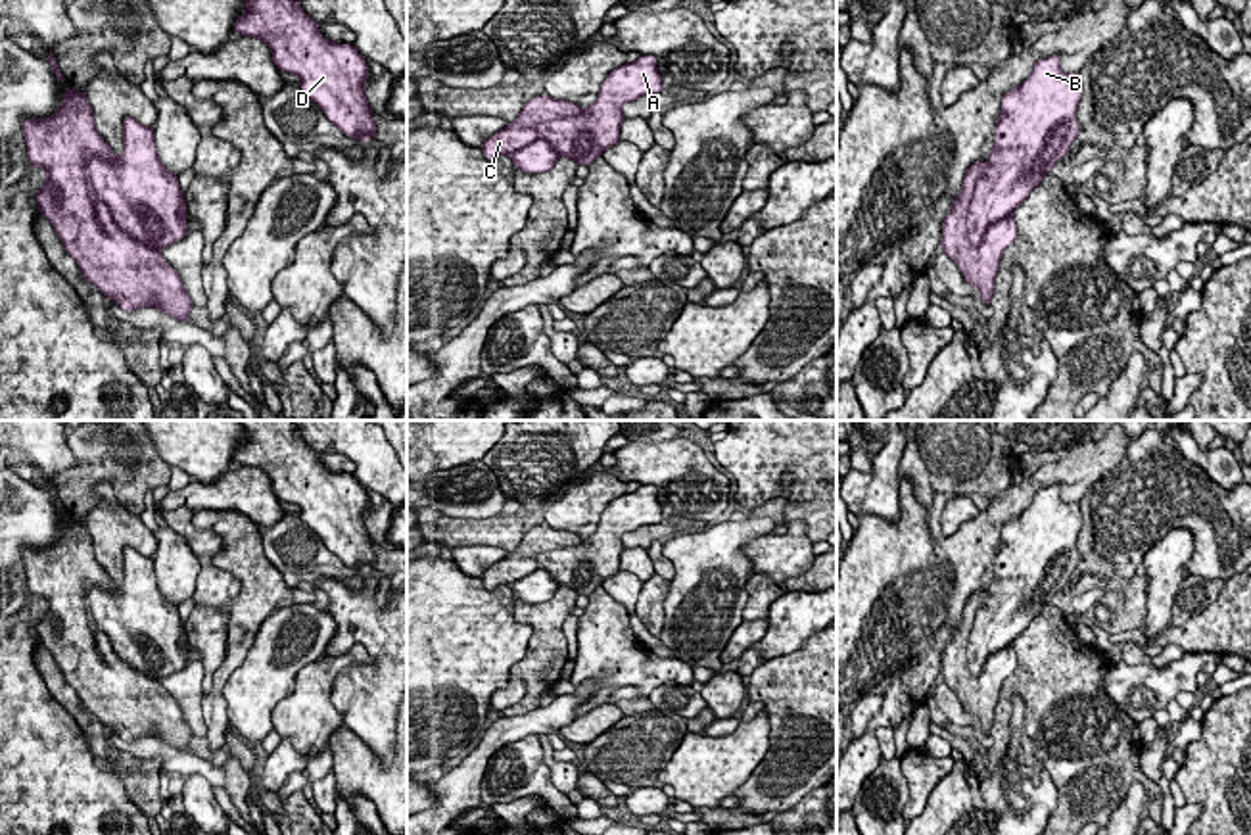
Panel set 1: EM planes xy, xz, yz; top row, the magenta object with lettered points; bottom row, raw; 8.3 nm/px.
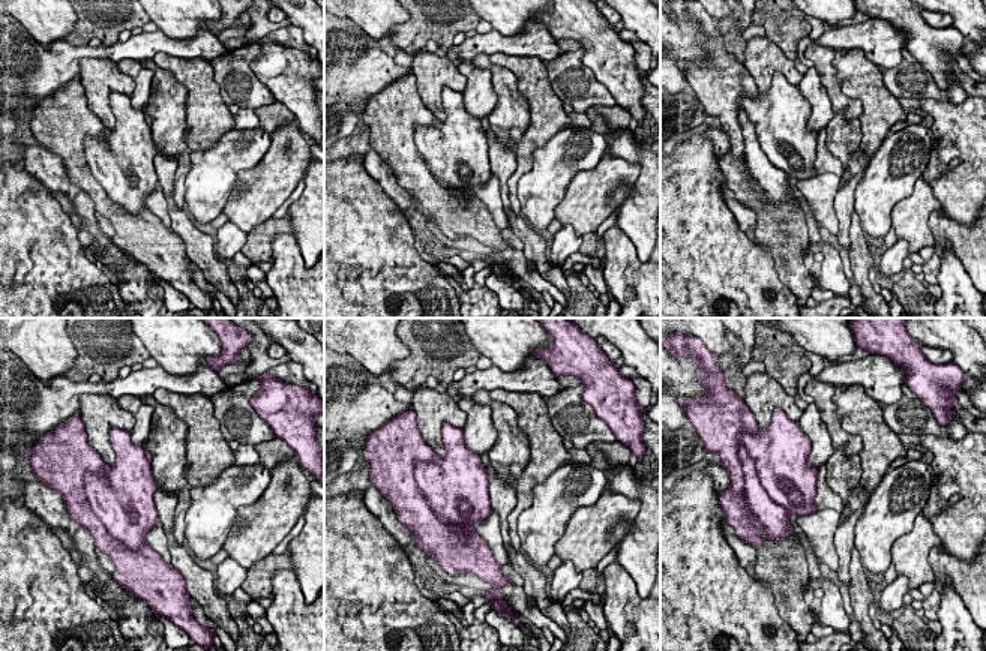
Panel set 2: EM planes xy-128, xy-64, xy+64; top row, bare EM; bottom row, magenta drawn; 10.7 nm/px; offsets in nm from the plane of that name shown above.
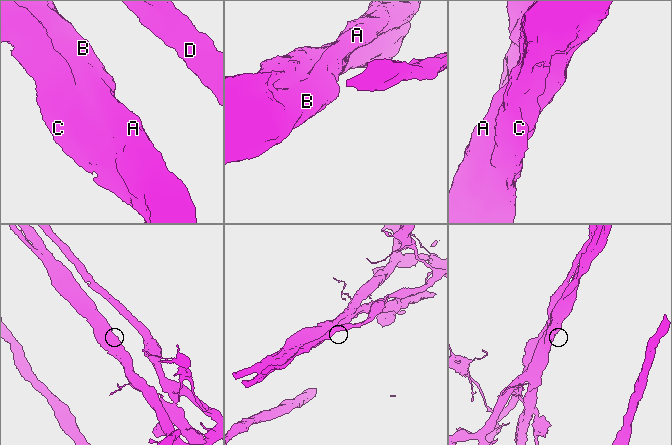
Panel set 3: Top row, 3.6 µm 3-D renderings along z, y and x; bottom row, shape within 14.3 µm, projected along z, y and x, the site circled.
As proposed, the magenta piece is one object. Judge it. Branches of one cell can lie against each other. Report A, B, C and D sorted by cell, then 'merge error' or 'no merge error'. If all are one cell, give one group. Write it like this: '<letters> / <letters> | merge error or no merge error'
A B / C D | merge error

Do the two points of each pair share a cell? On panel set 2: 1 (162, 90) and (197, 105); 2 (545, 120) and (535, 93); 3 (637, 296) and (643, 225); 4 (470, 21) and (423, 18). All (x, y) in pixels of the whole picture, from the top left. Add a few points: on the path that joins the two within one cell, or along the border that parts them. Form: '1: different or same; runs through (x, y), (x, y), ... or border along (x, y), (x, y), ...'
1: different; border along (168, 69), (186, 90), (185, 137)
2: same; runs through (545, 114), (545, 105), (541, 99)
3: different; border along (620, 230), (631, 240), (637, 255), (644, 263)
4: same; runs through (458, 18), (435, 18)

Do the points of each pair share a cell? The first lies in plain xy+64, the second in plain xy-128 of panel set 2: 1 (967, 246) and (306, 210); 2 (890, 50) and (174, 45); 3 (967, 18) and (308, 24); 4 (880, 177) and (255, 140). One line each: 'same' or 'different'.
1: different
2: same
3: same
4: same

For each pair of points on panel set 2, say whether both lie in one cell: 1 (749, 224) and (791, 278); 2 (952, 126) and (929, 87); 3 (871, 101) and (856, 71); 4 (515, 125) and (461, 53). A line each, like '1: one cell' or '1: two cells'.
1: two cells
2: two cells
3: one cell
4: two cells

